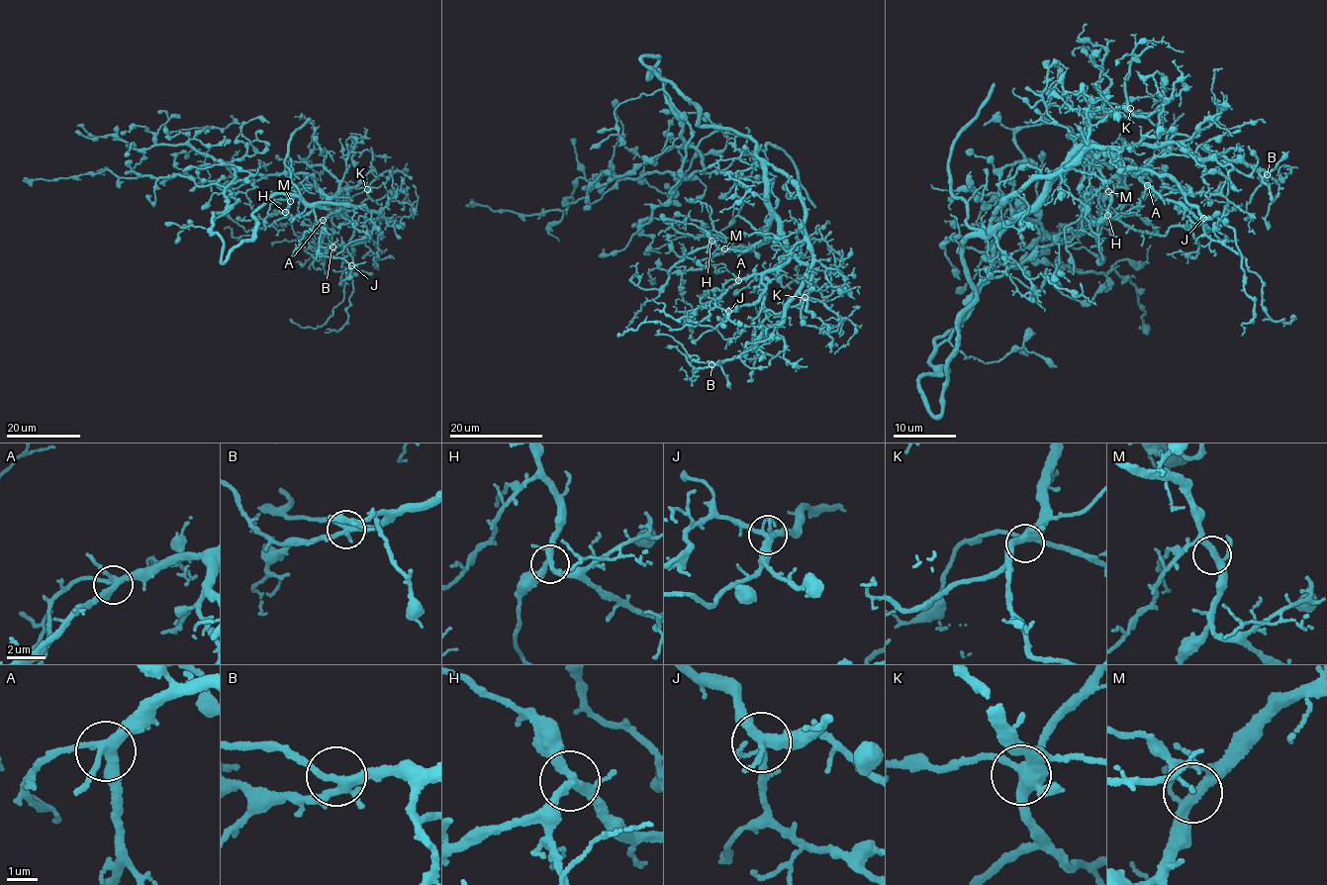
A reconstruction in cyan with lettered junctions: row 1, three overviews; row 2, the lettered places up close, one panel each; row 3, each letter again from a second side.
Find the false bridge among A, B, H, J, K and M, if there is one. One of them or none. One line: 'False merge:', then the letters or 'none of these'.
False merge: none of these

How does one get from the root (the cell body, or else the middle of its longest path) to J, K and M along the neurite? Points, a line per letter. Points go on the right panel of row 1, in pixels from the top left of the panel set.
J: (950, 358), (975, 296), (962, 245), (1017, 221), (1083, 145), (1166, 174), (1202, 219)
K: (950, 358), (957, 322), (975, 296), (962, 245), (1027, 211), (1081, 149), (1094, 112), (1130, 108)
M: (950, 358), (975, 296), (962, 260), (968, 237), (1014, 223), (1077, 160), (1100, 171), (1108, 191)

